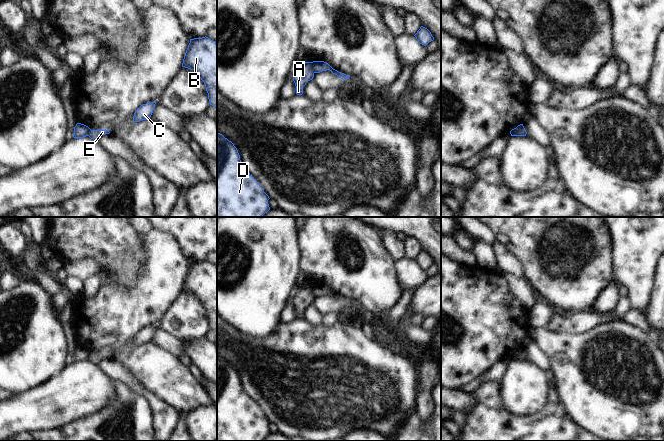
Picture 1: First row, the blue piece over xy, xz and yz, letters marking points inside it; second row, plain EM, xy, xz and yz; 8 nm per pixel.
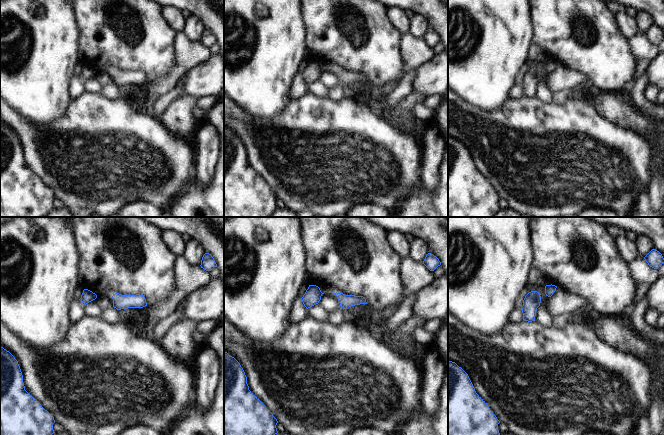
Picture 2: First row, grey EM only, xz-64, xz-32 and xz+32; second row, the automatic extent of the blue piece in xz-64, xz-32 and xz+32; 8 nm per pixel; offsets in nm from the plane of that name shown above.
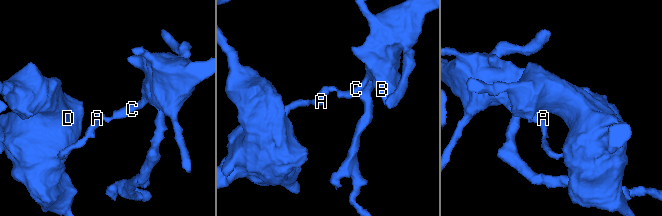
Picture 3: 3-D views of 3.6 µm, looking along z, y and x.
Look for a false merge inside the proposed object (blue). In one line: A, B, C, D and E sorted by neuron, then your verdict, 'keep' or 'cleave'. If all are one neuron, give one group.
A D / B C E | cleave

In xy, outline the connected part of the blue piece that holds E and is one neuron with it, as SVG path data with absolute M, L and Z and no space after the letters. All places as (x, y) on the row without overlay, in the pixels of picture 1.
M90 354L88 360L93 363L94 365L98 365L98 363L105 358L109 358L109 354Z

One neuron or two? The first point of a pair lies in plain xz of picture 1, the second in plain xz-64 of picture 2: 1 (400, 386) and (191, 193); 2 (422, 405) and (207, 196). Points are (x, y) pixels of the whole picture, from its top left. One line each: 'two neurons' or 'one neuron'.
1: two neurons
2: two neurons

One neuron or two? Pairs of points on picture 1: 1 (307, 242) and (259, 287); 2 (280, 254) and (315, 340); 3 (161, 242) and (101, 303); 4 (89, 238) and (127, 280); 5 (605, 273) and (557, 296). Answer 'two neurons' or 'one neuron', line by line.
1: two neurons
2: two neurons
3: one neuron
4: one neuron
5: one neuron

